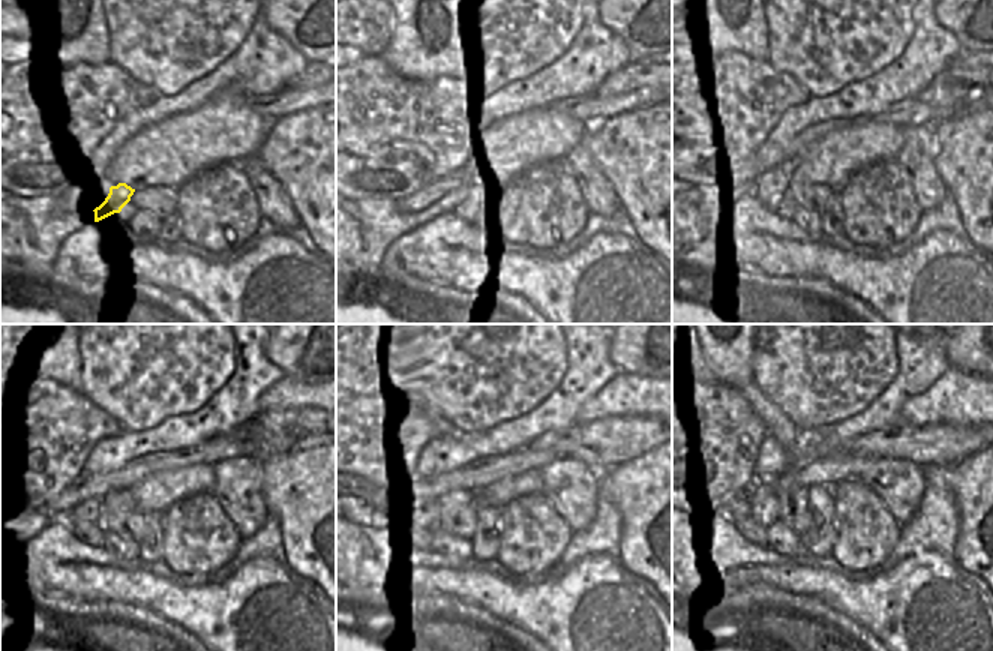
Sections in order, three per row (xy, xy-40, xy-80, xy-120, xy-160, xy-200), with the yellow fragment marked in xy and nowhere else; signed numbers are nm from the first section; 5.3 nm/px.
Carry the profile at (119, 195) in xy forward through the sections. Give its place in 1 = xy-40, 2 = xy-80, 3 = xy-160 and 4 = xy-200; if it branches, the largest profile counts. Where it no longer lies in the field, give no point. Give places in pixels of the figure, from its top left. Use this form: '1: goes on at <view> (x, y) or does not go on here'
1: goes on at xy-40 (450, 201)
2: goes on at xy-80 (768, 189)
3: goes on at xy-160 (426, 510)
4: goes on at xy-200 (764, 506)

